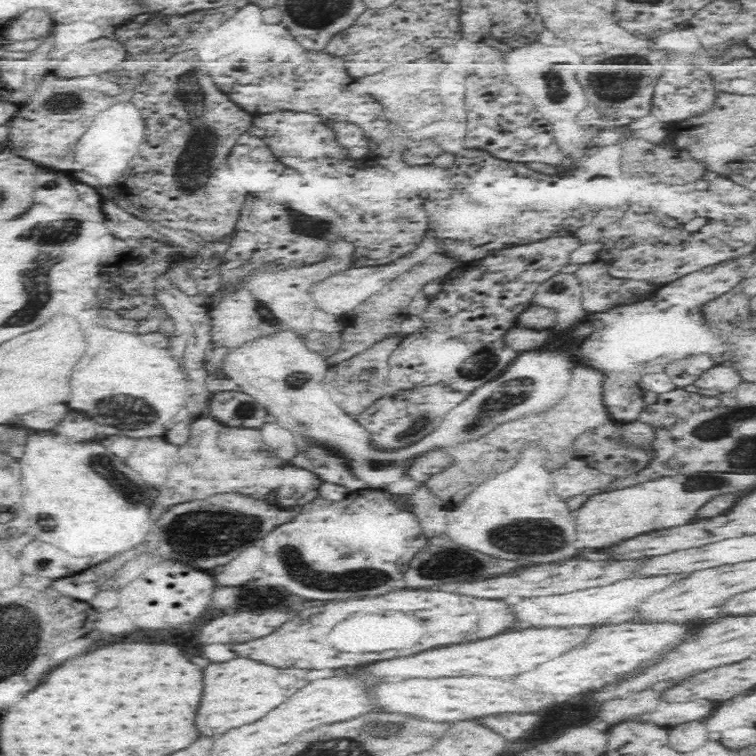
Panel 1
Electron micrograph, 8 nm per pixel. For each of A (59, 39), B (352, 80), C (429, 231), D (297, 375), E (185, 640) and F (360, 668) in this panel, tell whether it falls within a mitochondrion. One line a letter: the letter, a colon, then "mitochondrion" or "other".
A: other
B: other
C: other
D: mitochondrion
E: other
F: other

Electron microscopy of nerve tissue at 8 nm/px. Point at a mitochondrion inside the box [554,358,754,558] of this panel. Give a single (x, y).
(719, 425)

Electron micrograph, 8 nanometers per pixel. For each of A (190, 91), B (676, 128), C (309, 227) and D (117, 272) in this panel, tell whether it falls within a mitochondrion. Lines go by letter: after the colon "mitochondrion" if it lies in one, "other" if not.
A: mitochondrion
B: other
C: mitochondrion
D: other

